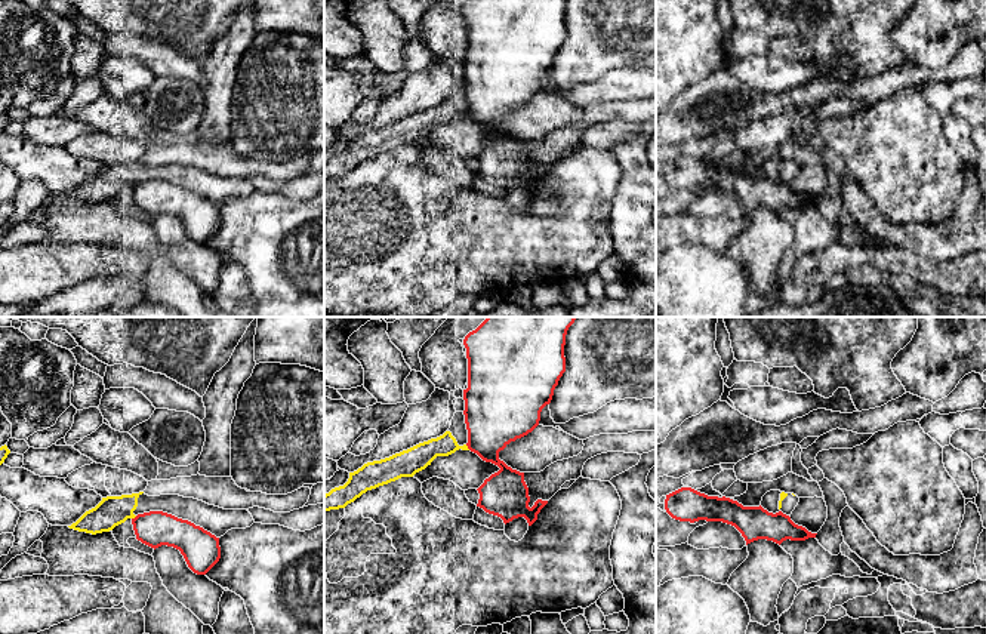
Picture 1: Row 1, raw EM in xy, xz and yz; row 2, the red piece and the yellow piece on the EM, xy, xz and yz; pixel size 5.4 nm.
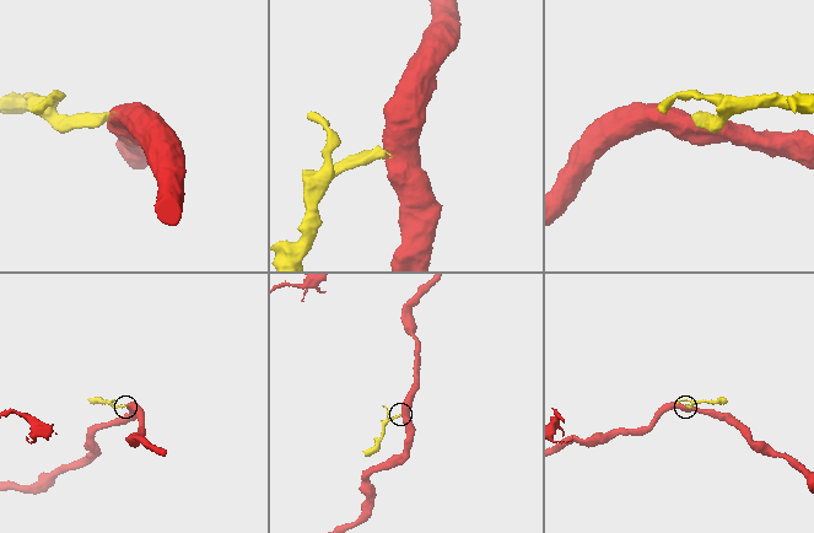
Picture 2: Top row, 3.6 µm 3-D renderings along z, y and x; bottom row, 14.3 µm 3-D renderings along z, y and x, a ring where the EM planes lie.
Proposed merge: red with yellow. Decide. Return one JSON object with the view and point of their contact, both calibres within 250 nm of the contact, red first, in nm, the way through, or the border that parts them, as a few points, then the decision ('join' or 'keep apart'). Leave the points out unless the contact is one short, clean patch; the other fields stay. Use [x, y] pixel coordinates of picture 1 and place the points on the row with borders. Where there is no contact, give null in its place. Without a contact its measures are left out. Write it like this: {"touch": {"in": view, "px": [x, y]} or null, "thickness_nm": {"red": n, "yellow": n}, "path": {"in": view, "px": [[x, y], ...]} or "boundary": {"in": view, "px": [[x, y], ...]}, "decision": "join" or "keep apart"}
{"touch": {"in": "xz", "px": [468, 448]}, "thickness_nm": {"red": 360, "yellow": 120}, "decision": "keep apart"}

